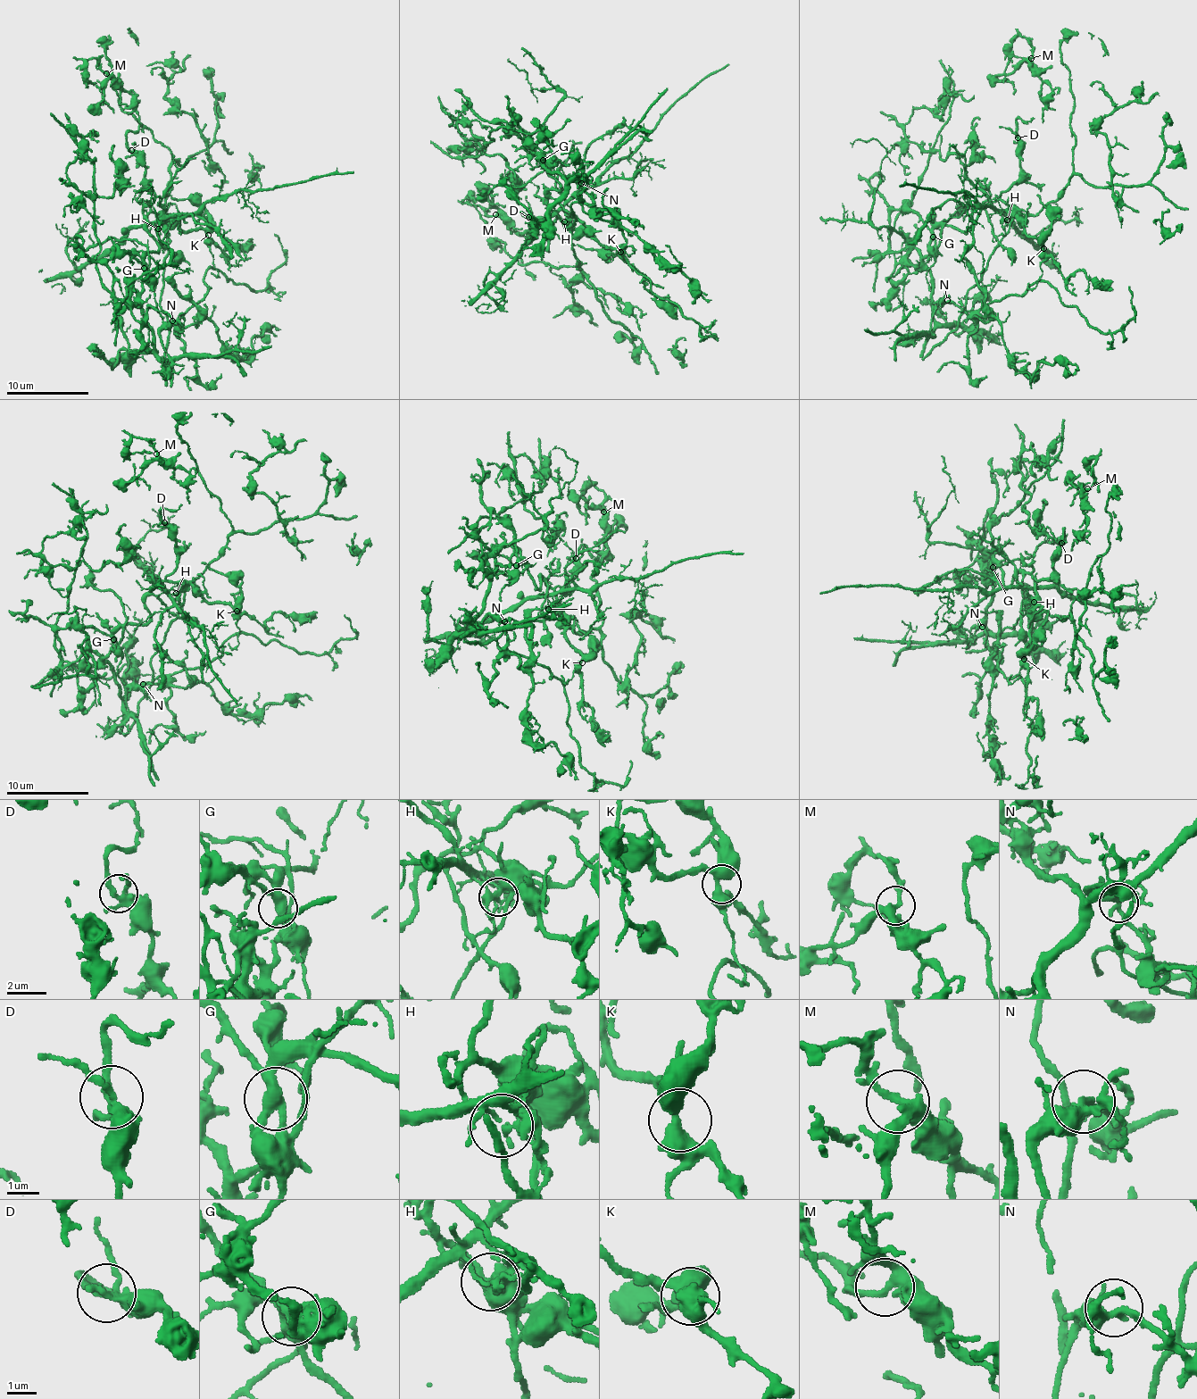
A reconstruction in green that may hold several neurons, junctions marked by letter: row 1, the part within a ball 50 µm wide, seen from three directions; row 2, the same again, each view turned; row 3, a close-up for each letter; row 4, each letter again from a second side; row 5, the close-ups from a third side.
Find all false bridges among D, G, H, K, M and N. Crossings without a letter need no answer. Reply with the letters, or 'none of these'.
G, H

